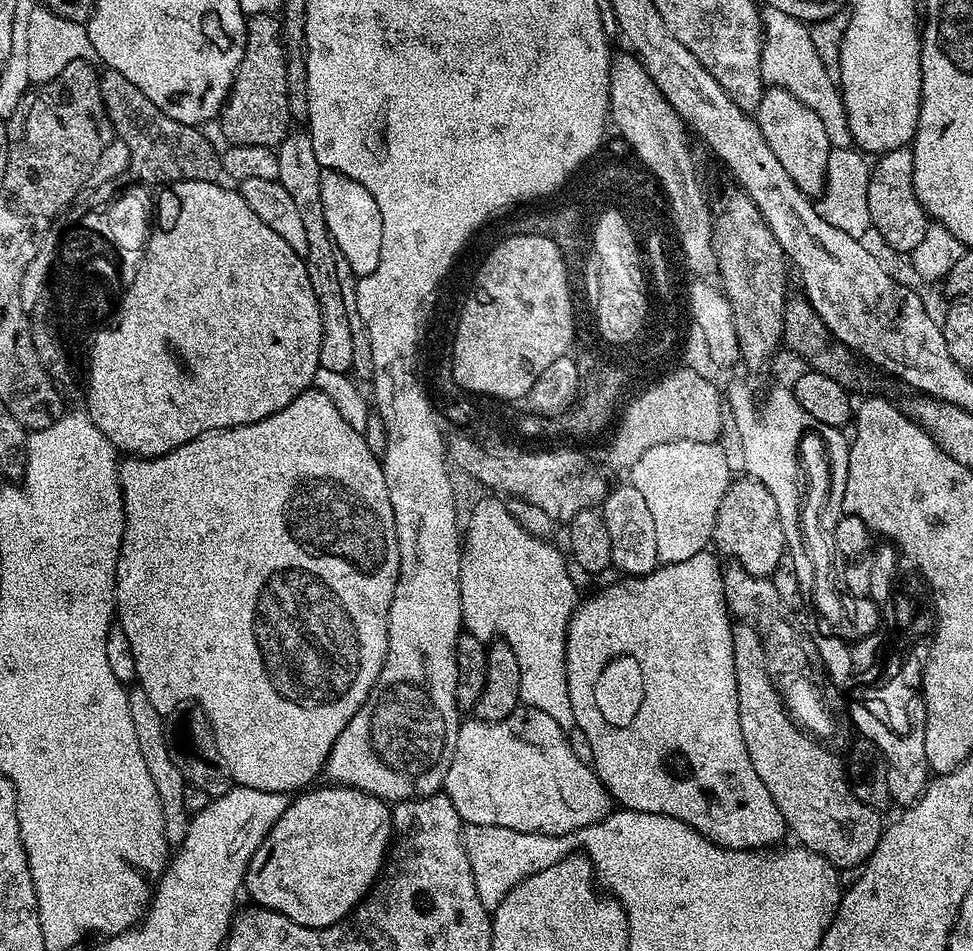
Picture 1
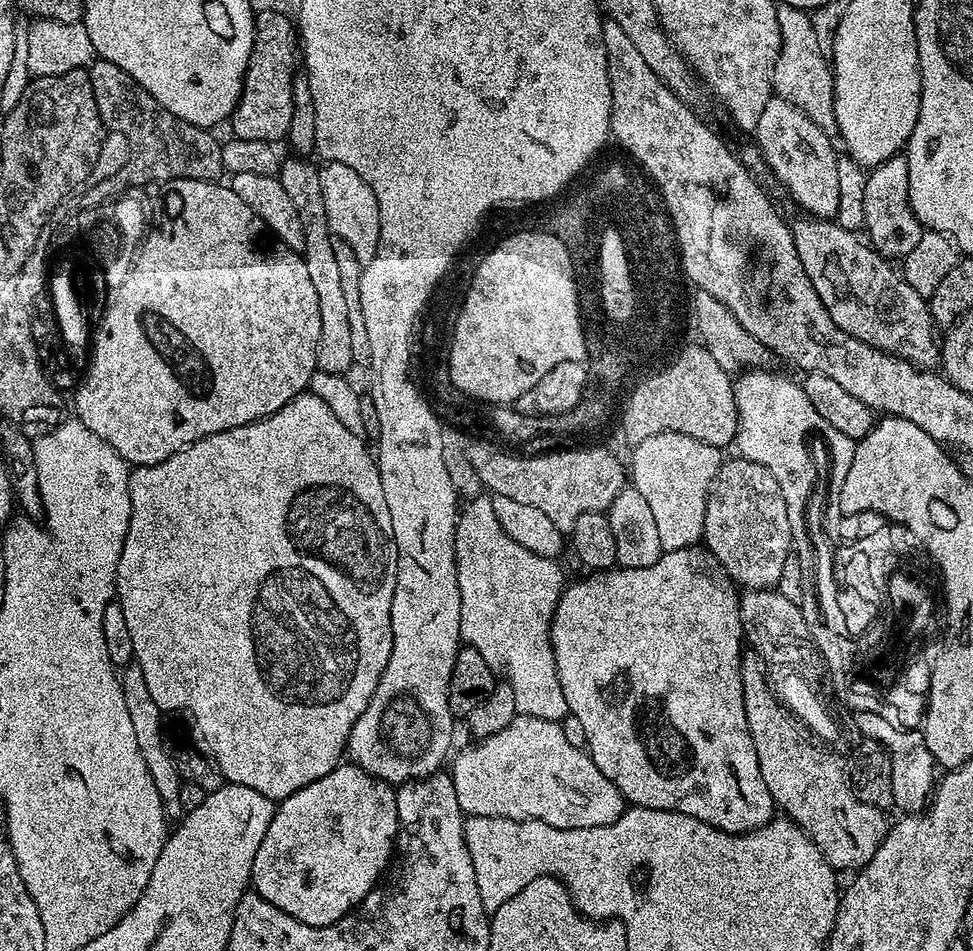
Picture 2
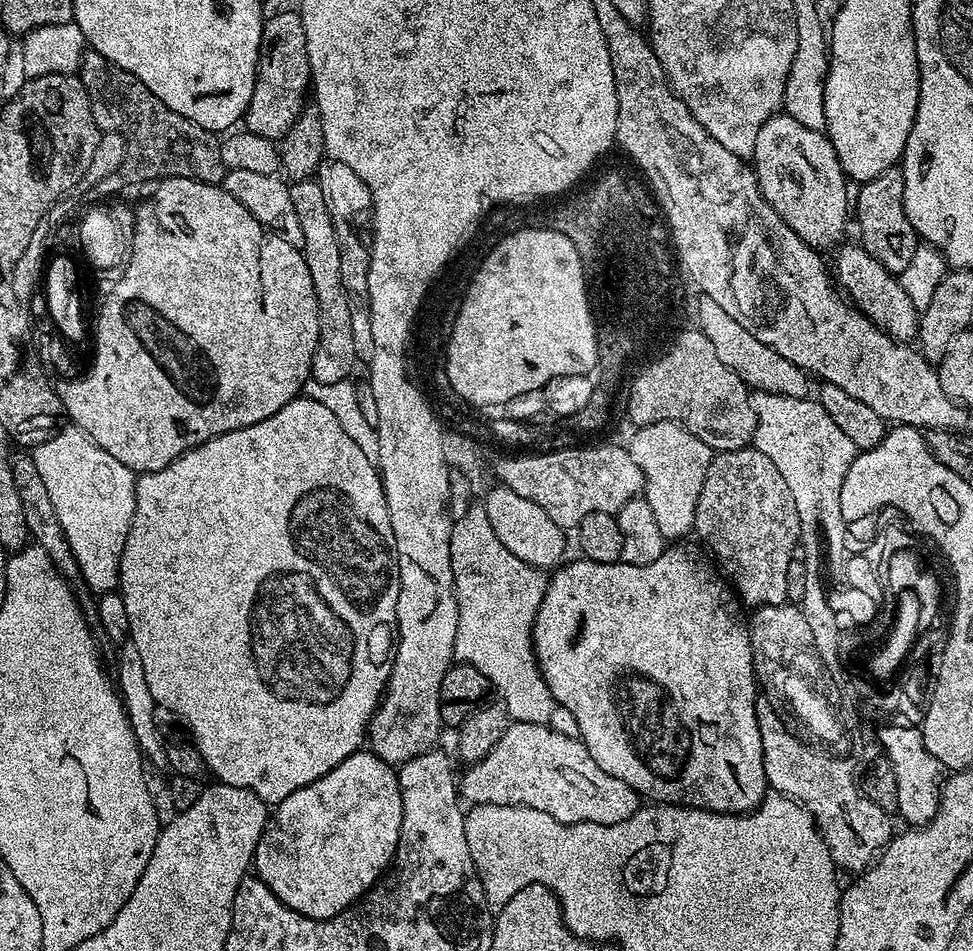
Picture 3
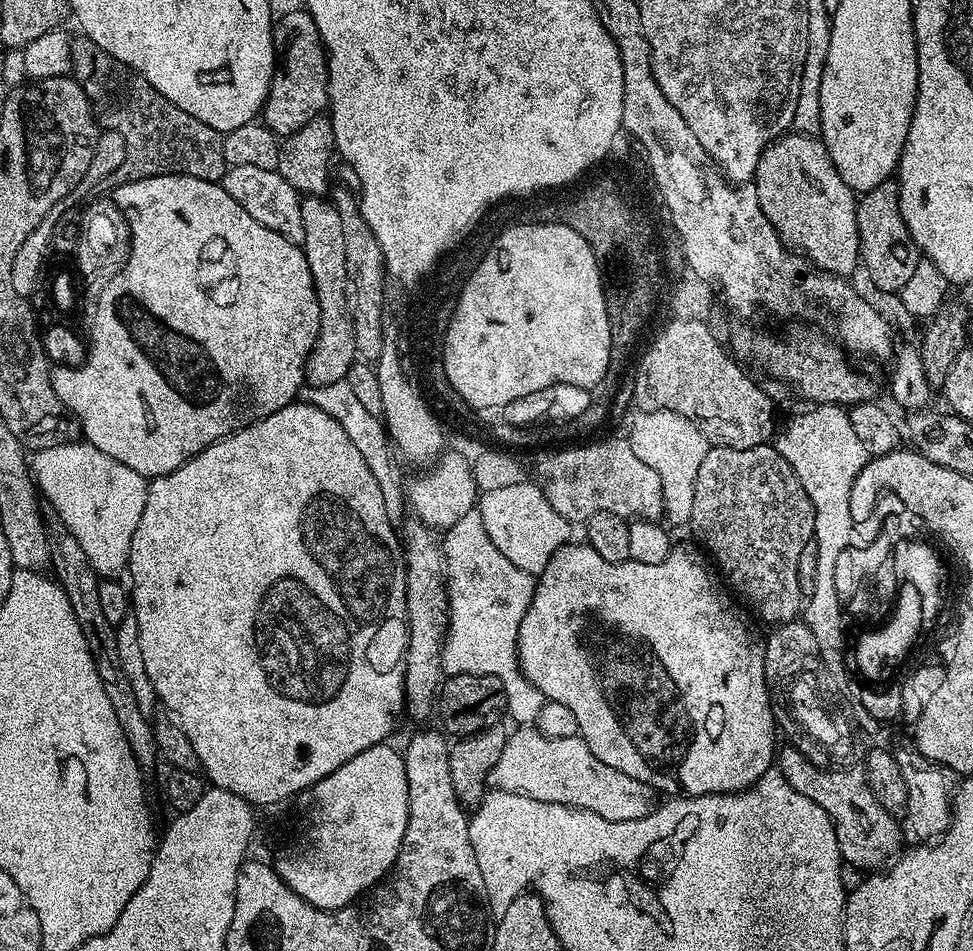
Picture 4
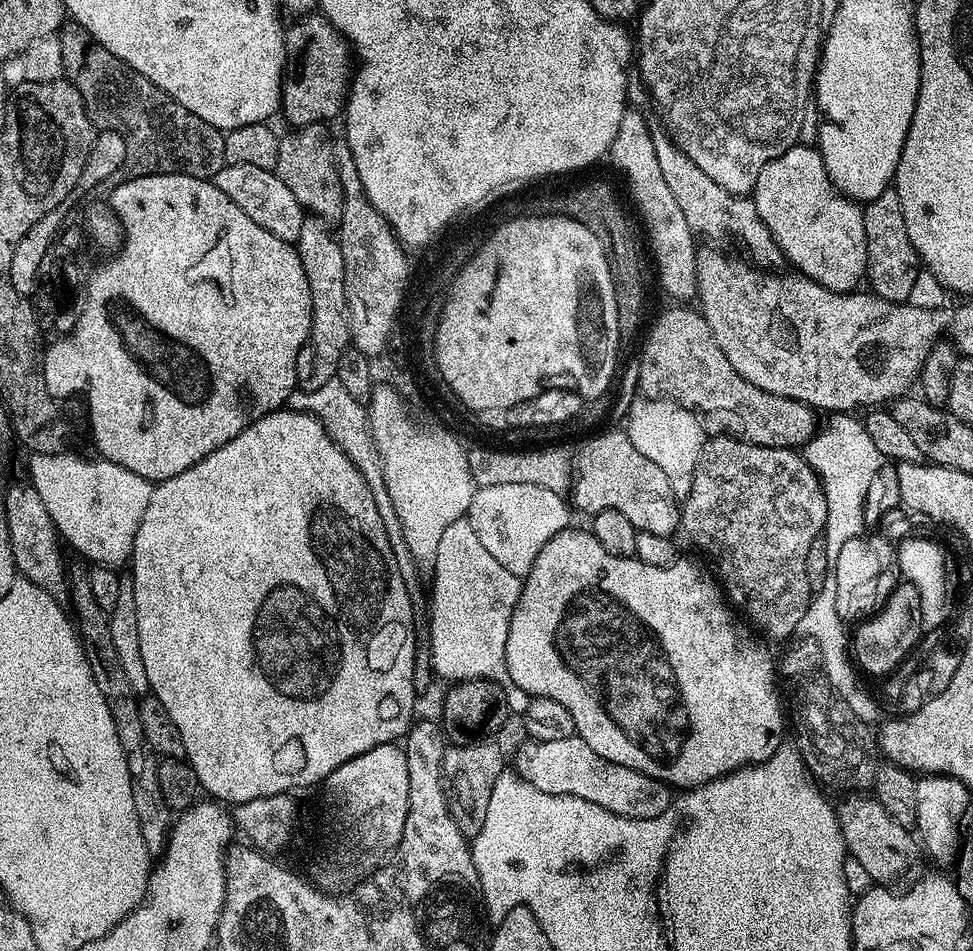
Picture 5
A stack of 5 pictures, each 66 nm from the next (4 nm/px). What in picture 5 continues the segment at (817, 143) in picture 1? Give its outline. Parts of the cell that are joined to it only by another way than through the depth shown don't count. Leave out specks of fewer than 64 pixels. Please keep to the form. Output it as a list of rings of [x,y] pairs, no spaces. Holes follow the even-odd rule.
[[[797,143],[795,148],[786,150],[762,166],[762,174],[758,174],[758,182],[752,187],[750,198],[756,203],[756,215],[766,230],[770,230],[774,242],[780,248],[781,257],[785,261],[789,260],[799,275],[818,282],[831,292],[848,294],[861,287],[868,270],[864,209],[833,186],[830,174],[826,174],[824,159],[815,147]]]

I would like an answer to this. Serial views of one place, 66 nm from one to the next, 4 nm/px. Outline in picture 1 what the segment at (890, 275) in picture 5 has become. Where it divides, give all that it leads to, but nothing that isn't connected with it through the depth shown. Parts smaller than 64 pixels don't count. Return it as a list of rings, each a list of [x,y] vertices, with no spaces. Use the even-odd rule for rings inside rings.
[[[911,147],[883,153],[877,164],[871,165],[869,174],[869,218],[871,227],[880,231],[880,236],[896,252],[910,254],[925,237],[930,217],[914,194],[914,158]]]

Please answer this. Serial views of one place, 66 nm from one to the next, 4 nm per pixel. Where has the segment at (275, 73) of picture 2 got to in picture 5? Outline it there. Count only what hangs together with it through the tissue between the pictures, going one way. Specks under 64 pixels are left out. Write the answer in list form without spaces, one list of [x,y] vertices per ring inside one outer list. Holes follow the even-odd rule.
[[[304,14],[284,28],[284,85],[280,87],[280,112],[292,128],[331,122],[344,111],[344,101],[354,72],[350,45],[325,16]]]

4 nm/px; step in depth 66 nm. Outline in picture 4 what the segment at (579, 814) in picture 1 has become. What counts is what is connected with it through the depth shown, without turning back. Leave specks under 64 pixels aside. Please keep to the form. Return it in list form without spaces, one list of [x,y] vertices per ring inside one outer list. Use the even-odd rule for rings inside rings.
[[[524,726],[507,737],[502,754],[498,754],[498,762],[492,767],[491,783],[499,791],[517,792],[523,796],[534,798],[538,802],[565,804],[568,808],[590,810],[610,822],[630,822],[646,818],[658,806],[657,793],[650,786],[638,782],[638,778],[630,778],[630,774],[622,774],[622,770],[614,770],[614,766],[606,766],[606,762],[598,762],[585,740],[579,735],[570,737],[546,737],[535,727]]]

